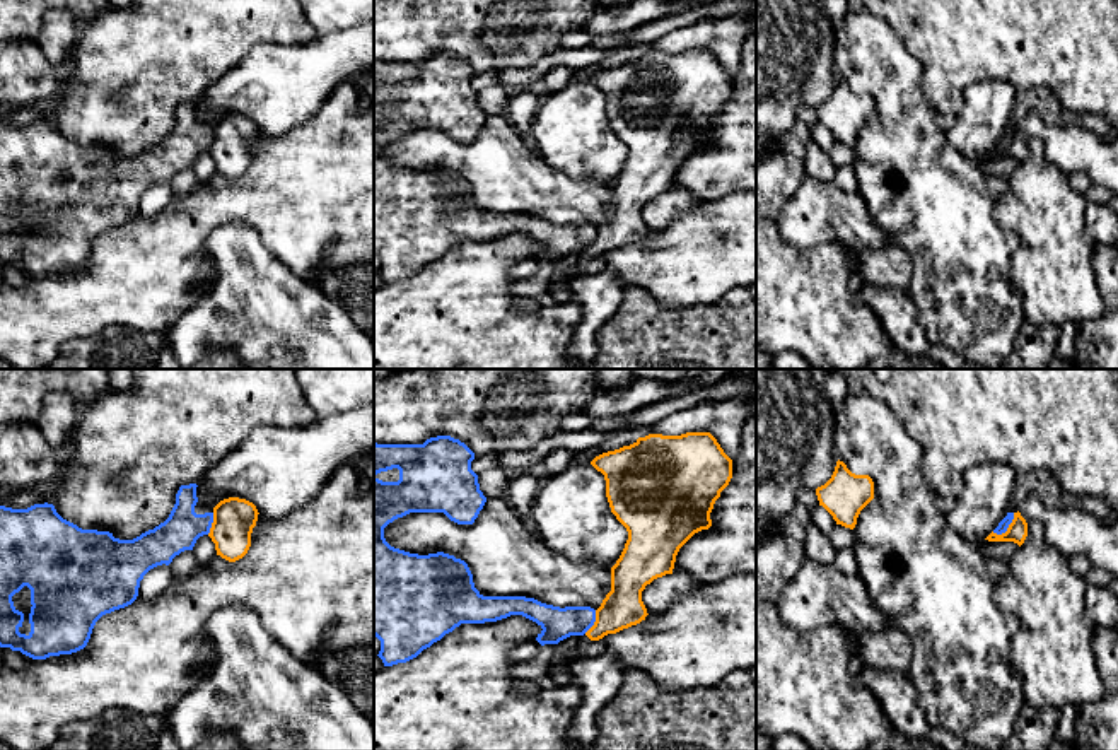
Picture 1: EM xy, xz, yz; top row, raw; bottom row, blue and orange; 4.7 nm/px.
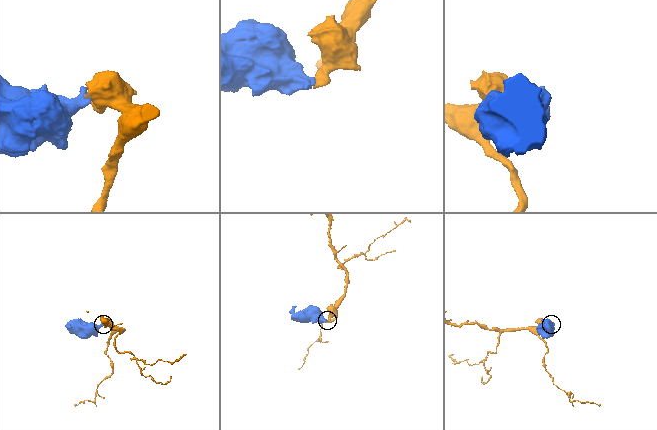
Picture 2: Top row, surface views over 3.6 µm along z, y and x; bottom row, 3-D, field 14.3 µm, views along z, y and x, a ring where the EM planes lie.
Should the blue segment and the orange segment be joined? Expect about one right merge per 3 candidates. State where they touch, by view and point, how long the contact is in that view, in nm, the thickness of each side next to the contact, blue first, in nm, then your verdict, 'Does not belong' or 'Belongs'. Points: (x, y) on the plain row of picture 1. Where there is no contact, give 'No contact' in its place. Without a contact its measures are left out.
Touches blue at yz (1007, 144). Shared border 140 nm. Thickness 50 nm (blue) against 100 nm. Does not belong

